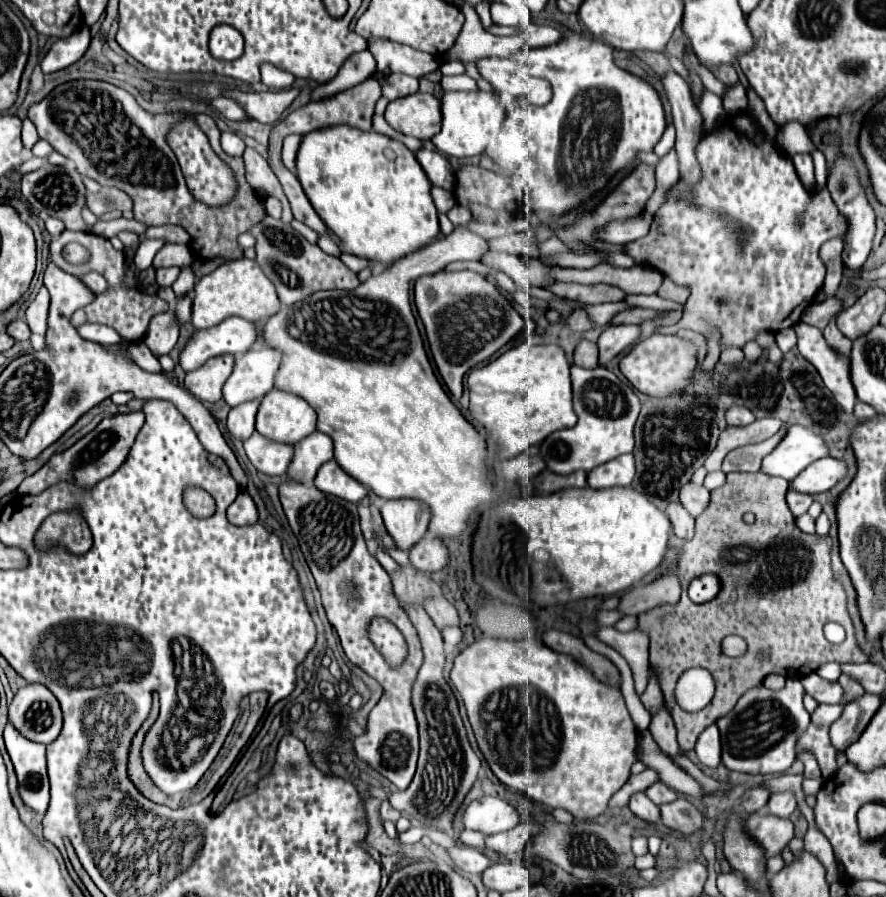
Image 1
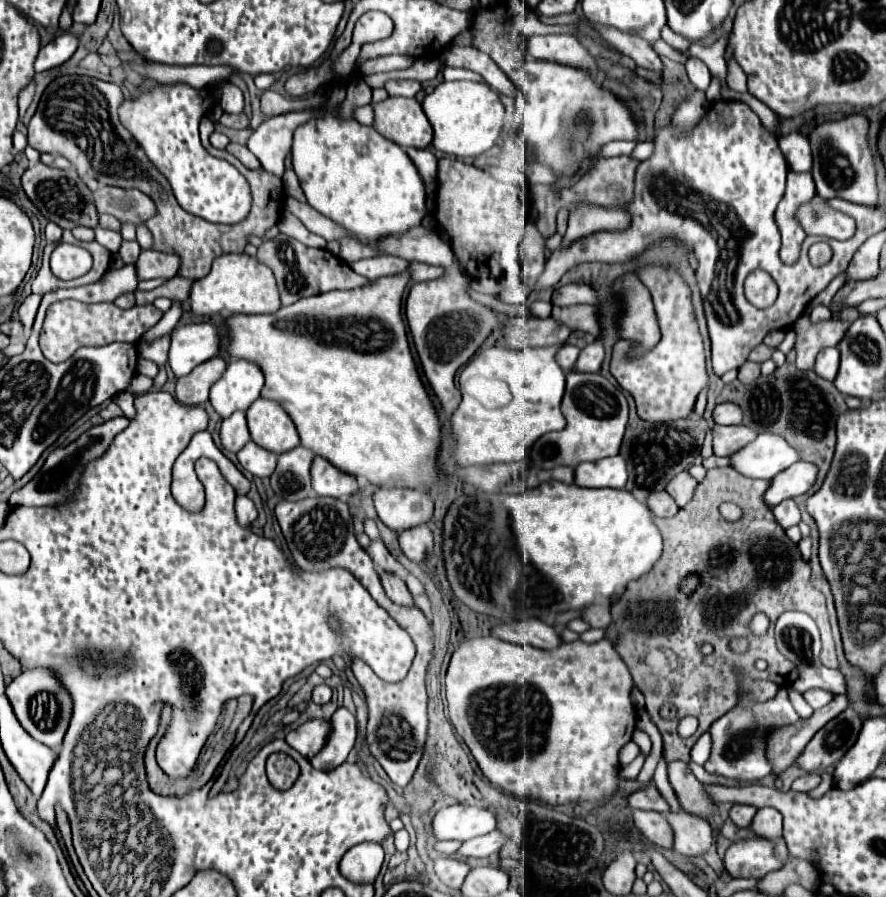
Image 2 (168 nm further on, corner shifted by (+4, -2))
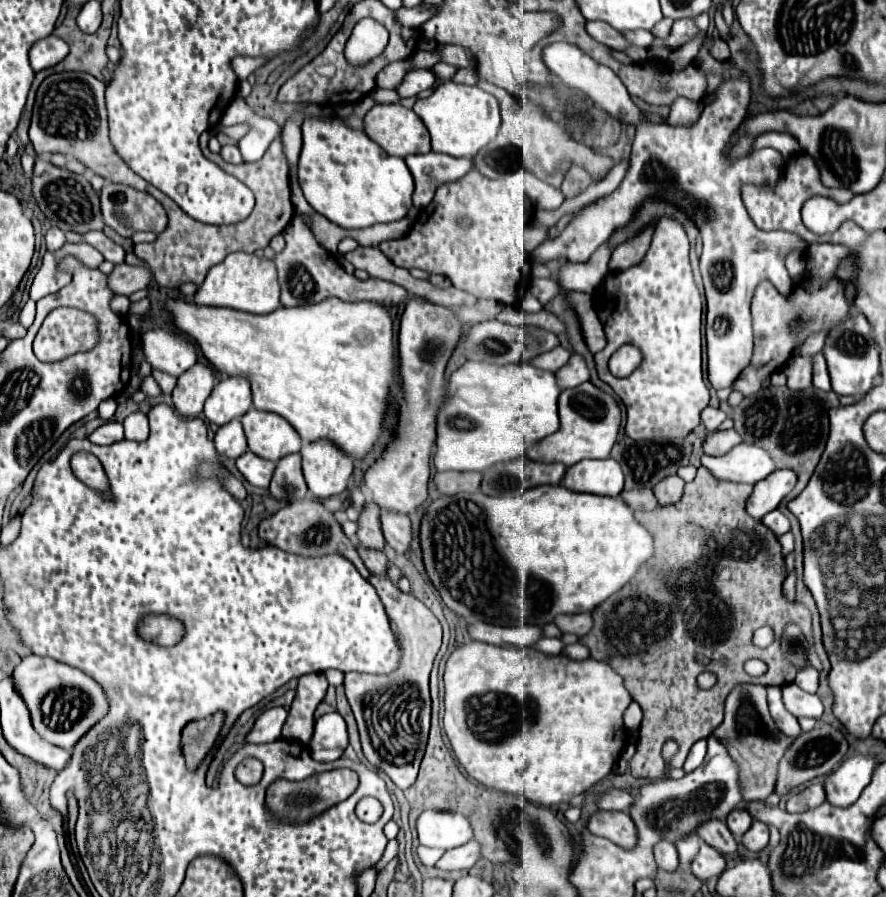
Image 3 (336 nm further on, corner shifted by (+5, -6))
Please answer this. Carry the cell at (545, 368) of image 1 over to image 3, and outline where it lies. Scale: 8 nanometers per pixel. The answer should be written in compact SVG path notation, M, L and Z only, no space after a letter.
M466 361L458 371L452 373L448 381L448 401L438 413L438 439L436 439L436 455L434 455L434 465L438 471L486 471L494 463L504 463L510 459L518 459L526 455L526 449L534 445L536 441L552 435L554 431L560 429L560 419L558 419L558 395L560 387L556 381L556 375L544 369L538 369L530 363L508 363L508 365L494 365L494 363L484 363L484 361Z

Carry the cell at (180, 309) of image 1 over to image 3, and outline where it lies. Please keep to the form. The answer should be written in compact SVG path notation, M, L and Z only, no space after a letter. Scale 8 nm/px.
M158 369L152 371L152 375L154 375L154 379L158 381L162 393L172 393L172 389L176 387L176 377L172 377L172 375L164 373L164 371L158 371Z

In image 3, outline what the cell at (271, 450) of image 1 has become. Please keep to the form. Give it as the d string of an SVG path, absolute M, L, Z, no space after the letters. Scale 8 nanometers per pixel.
M246 451L244 455L240 455L236 459L236 467L238 467L238 471L244 475L244 479L248 483L252 483L256 487L268 487L276 463L274 461L266 461L262 457L254 455L252 451Z

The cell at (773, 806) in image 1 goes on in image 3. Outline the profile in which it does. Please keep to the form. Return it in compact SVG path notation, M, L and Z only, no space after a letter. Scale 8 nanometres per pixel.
M754 821L752 827L746 831L746 835L742 837L742 843L746 845L748 851L760 851L768 845L768 837L770 837L770 831L768 831L768 825L760 823L760 821Z

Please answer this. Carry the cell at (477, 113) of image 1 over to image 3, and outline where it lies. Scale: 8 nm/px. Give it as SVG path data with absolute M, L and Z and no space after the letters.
M444 81L434 89L430 97L418 99L414 105L414 113L424 121L432 137L432 151L452 157L472 159L498 135L500 129L498 101L480 87L458 85L454 81Z

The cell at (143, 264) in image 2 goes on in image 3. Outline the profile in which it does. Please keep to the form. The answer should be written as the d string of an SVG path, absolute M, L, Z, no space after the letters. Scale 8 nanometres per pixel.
M116 265L114 271L108 275L110 279L110 289L118 295L132 295L134 291L146 289L152 281L152 271L148 265Z

